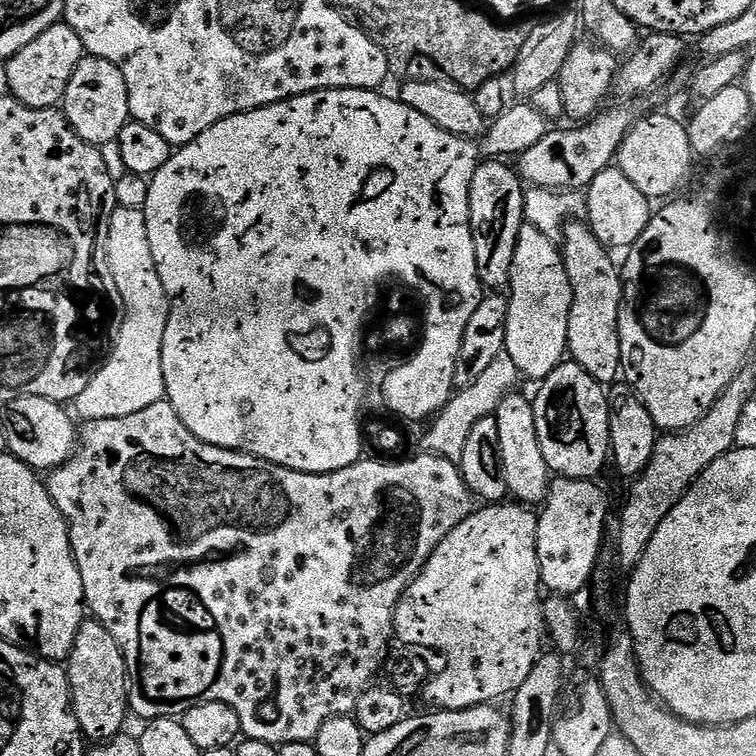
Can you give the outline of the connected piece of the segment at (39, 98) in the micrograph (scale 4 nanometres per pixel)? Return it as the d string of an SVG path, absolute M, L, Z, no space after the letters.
M67 22L50 26L46 34L34 38L30 46L22 46L22 50L18 50L18 54L6 62L8 91L18 102L31 108L56 108L63 101L66 88L74 78L74 70L85 55L82 38L78 38Z

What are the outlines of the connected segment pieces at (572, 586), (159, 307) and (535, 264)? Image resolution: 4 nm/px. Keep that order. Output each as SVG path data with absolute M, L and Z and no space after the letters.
M556 476L551 481L536 522L540 578L543 587L552 591L549 593L572 598L587 584L589 587L601 563L600 551L604 548L604 531L608 528L608 496L598 485L596 480L565 476Z
M117 207L111 218L106 251L127 312L108 361L102 370L98 370L90 386L86 386L86 390L82 390L82 394L78 394L74 401L75 415L84 422L126 418L126 414L138 414L138 410L146 410L146 406L154 406L159 400L165 399L162 338L166 338L166 322L170 318L172 302L162 286L162 278L158 278L156 273L143 209Z
M525 222L520 227L518 242L514 250L514 266L512 267L512 282L507 293L510 314L506 314L506 355L518 366L523 377L539 382L547 378L560 364L565 363L569 355L568 323L572 309L572 287L566 274L563 251L558 247L553 237L546 235L537 226Z

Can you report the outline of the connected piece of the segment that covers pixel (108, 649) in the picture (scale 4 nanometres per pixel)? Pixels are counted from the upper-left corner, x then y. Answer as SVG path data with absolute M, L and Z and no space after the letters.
M95 618L85 619L80 633L76 639L76 645L72 647L72 653L68 655L66 661L66 671L68 681L72 687L72 708L76 711L76 717L80 723L80 731L92 742L103 742L113 740L116 736L125 731L124 723L130 717L130 705L128 703L128 690L130 687L130 677L124 651L118 646L114 634L106 630L100 621Z

